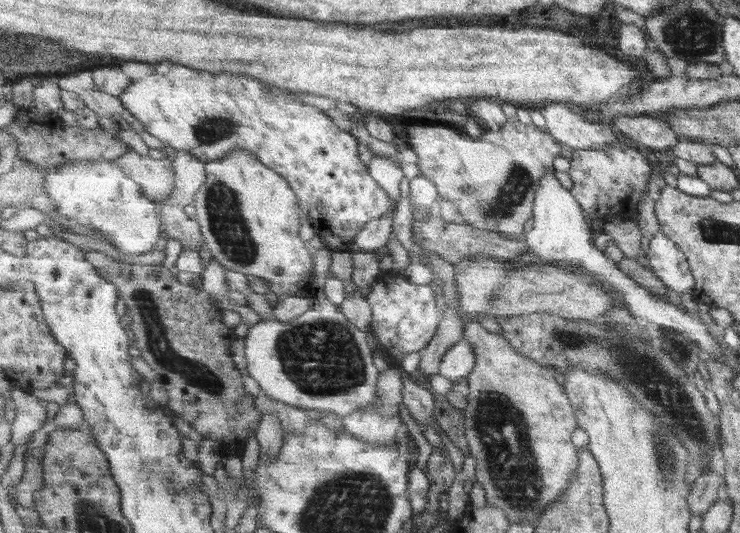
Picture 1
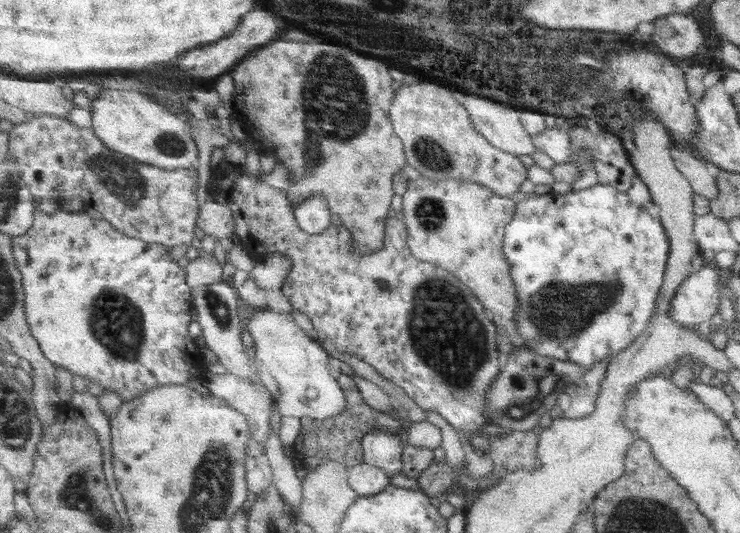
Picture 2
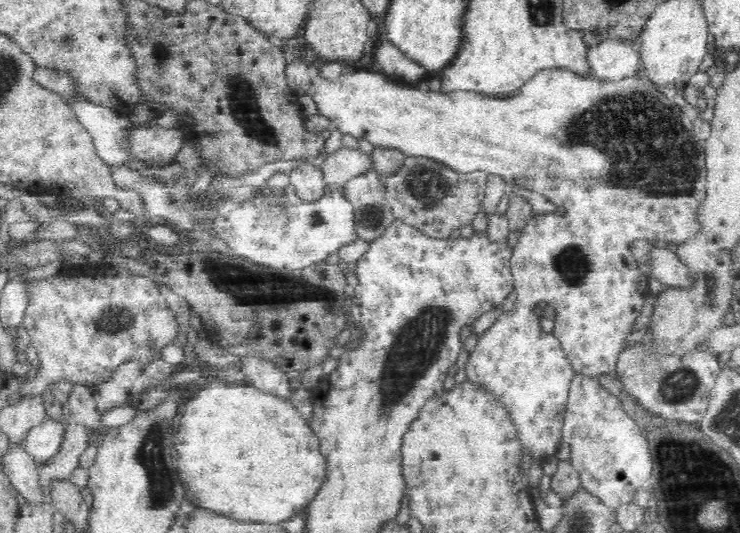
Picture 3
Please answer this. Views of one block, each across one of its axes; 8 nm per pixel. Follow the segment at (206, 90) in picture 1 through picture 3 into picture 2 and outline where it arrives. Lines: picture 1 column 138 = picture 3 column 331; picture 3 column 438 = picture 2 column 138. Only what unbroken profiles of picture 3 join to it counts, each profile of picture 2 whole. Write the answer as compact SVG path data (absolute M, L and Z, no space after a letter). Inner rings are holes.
M102 89L91 105L92 128L111 150L163 170L197 169L200 165L200 147L193 138L190 124L149 94Z

